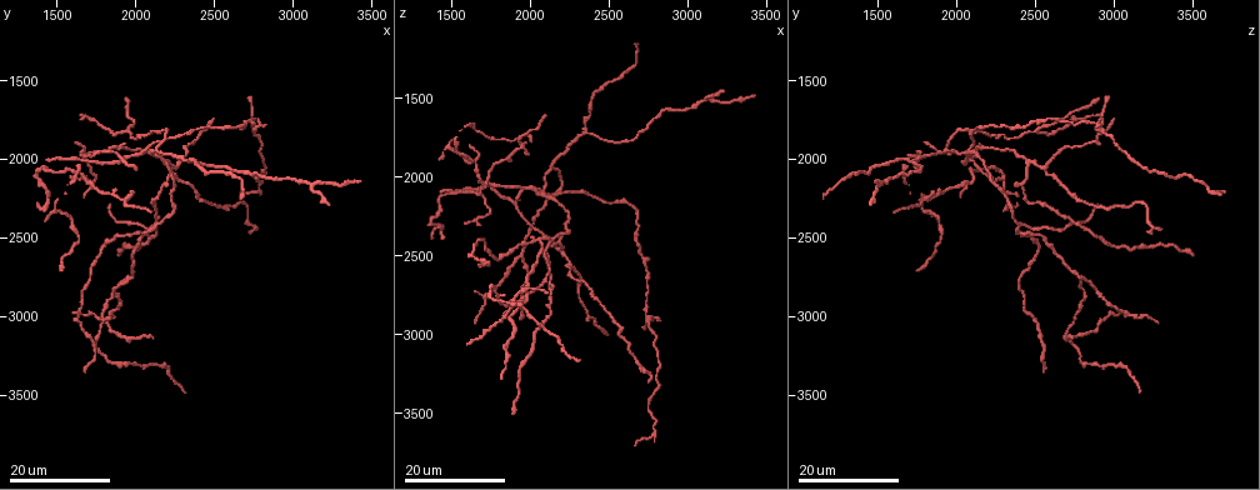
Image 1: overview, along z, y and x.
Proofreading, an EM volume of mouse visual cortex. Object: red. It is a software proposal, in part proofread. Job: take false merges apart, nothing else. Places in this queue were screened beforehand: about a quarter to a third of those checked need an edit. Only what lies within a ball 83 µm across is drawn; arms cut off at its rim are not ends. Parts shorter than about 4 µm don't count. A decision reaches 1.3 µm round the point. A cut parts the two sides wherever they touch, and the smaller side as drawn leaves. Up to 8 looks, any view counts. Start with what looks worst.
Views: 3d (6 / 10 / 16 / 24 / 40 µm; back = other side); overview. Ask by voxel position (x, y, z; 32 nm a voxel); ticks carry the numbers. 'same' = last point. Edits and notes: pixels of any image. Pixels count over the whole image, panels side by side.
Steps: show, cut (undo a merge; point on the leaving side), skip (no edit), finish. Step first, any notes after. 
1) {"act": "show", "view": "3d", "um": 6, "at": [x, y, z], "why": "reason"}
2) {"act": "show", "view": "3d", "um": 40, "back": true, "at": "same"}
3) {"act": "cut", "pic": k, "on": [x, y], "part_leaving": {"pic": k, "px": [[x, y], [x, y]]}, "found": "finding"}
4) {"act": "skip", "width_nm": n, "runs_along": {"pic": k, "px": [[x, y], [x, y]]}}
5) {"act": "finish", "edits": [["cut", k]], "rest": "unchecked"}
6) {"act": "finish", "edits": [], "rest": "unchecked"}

{"act": "show", "view": "3d", "um": 16, "at": [2200, 2020, 2460], "why": "looks like a crossing"}

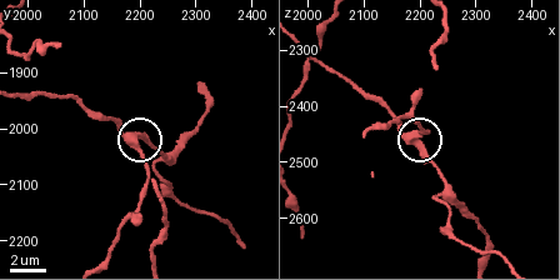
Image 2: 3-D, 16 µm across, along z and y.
{"act": "show", "view": "3d", "um": 10, "at": [2200, 2015, 2465]}

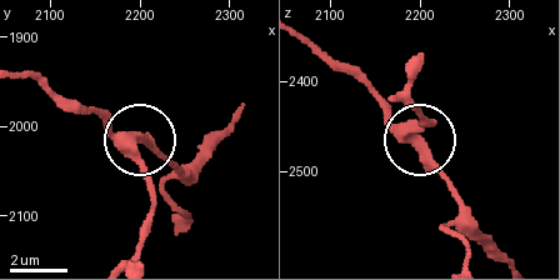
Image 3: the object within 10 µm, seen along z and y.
{"act": "skip", "found": "all the same cell"}

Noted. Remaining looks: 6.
{"act": "show", "view": "3d", "um": 16, "at": [2080, 2480, 2400], "why": "four or more arms meet"}

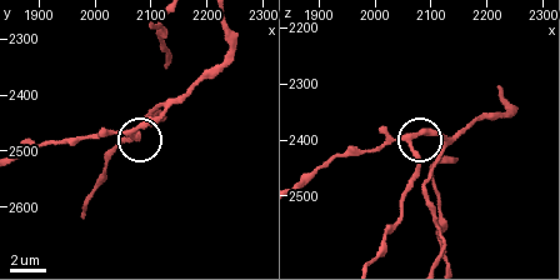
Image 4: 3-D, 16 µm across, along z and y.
{"act": "show", "view": "3d", "um": 10, "at": [2060, 2465, 2405]}

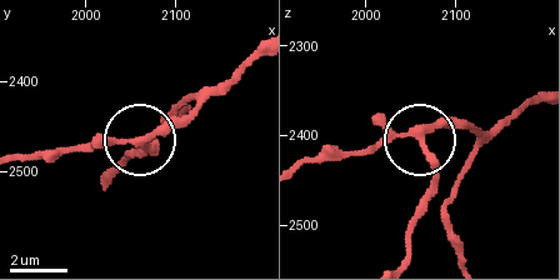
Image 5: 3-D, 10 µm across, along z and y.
{"act": "skip", "arms": 4, "runs_along": {"pic": 5, "px": [[256, 49], [184, 114], [141, 140], [50, 149]]}, "found": "all the same cell"}

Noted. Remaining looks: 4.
{"act": "show", "view": "3d", "um": 24, "at": [2100, 1940, 2120], "why": "three arms meet"}

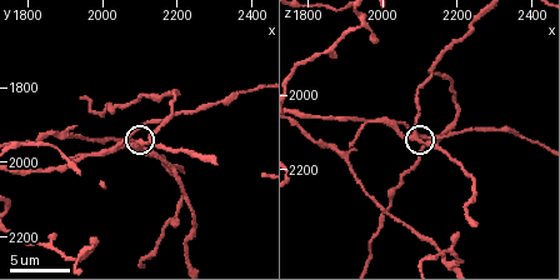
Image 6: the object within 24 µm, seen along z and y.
{"act": "show", "view": "3d", "um": 6, "at": "same"}

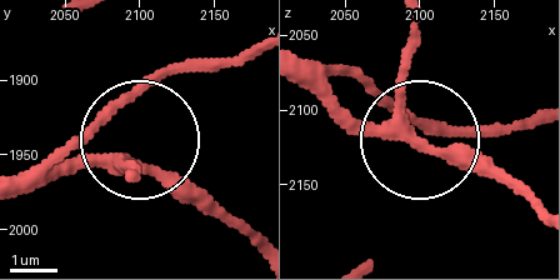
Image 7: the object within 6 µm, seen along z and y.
{"act": "skip", "runs_along": {"pic": 7, "px": [[423, 143], [351, 123], [303, 86]]}, "found": "one cell here"}

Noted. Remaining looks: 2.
{"act": "show", "view": "3d", "um": 24, "at": [2140, 2340, 2640], "why": "two arms at a narrow angle"}

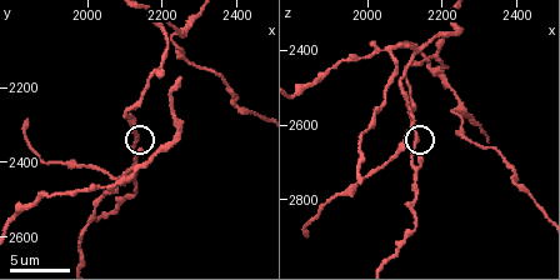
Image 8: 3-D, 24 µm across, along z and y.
{"act": "show", "view": "3d", "um": 10, "at": [2130, 2330, 2640]}

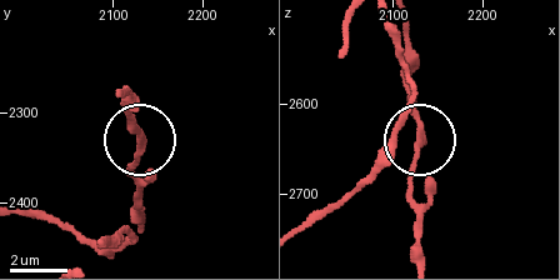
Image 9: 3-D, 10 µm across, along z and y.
{"act": "skip", "runs_along": {"pic": 9, "px": [[119, 91], [136, 131], [129, 175]]}, "found": "all the same cell"}

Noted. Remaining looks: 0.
{"act": "finish", "edits": [], "rest": "unchecked"}

